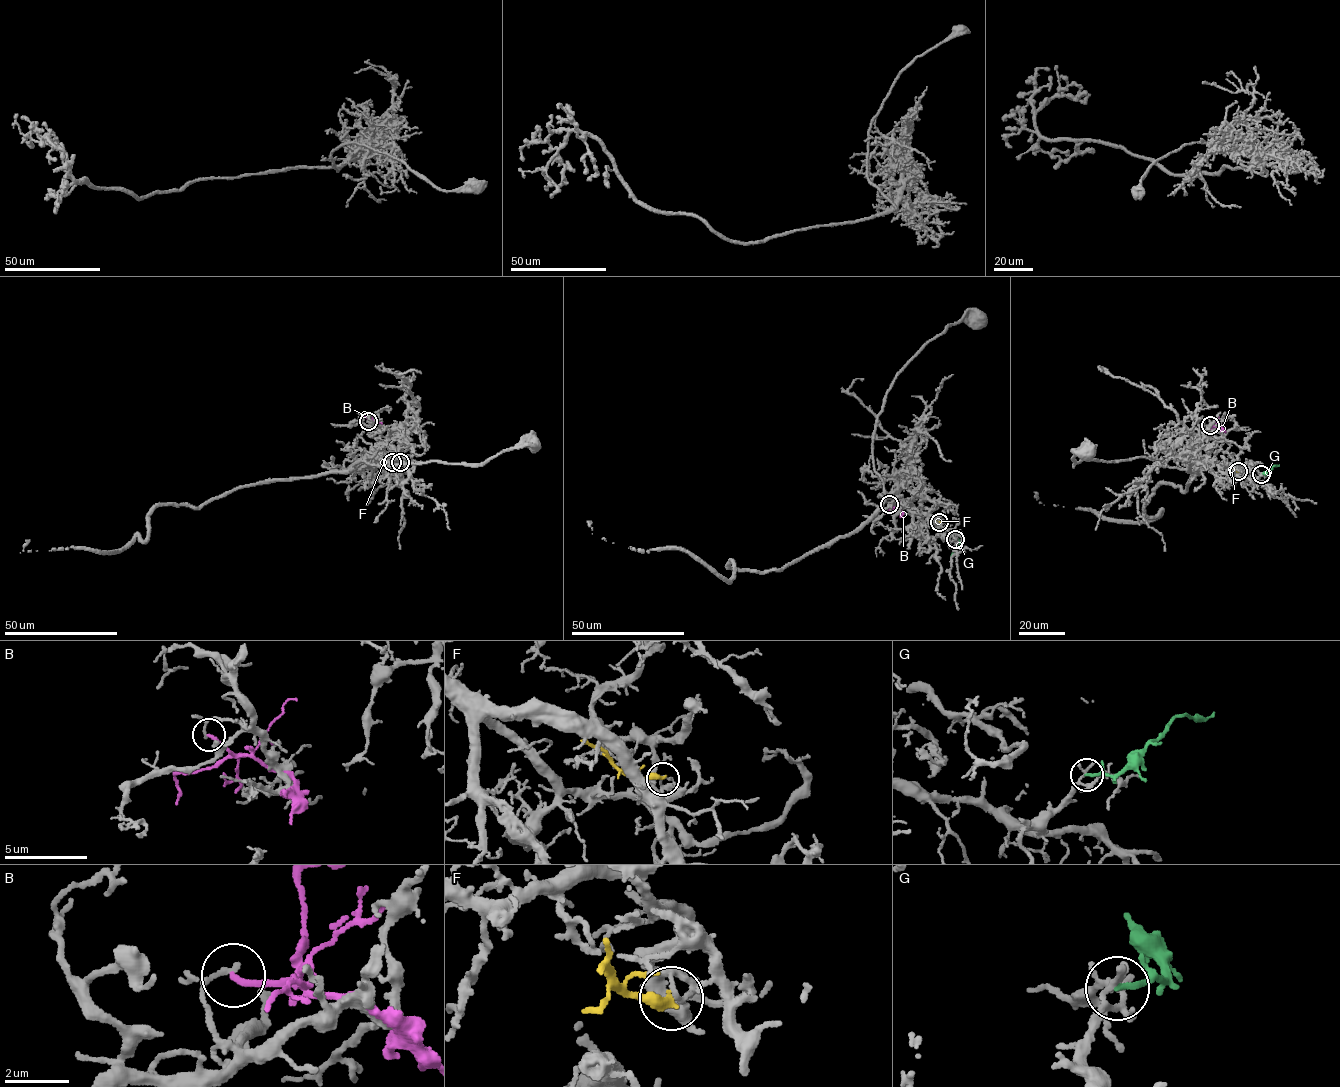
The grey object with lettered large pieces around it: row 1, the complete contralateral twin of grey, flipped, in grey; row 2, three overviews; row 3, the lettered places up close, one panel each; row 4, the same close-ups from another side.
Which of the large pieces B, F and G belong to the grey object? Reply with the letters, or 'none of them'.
none of them

